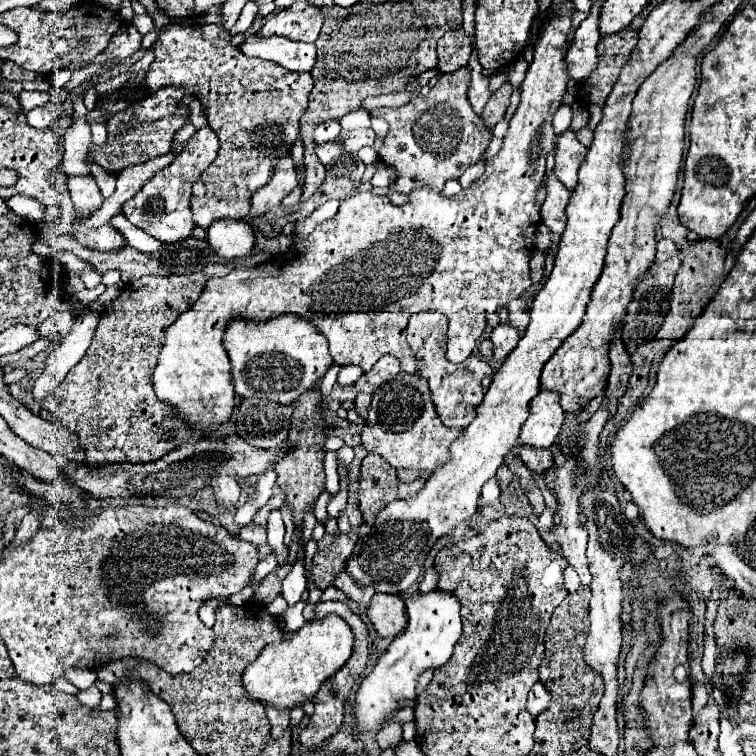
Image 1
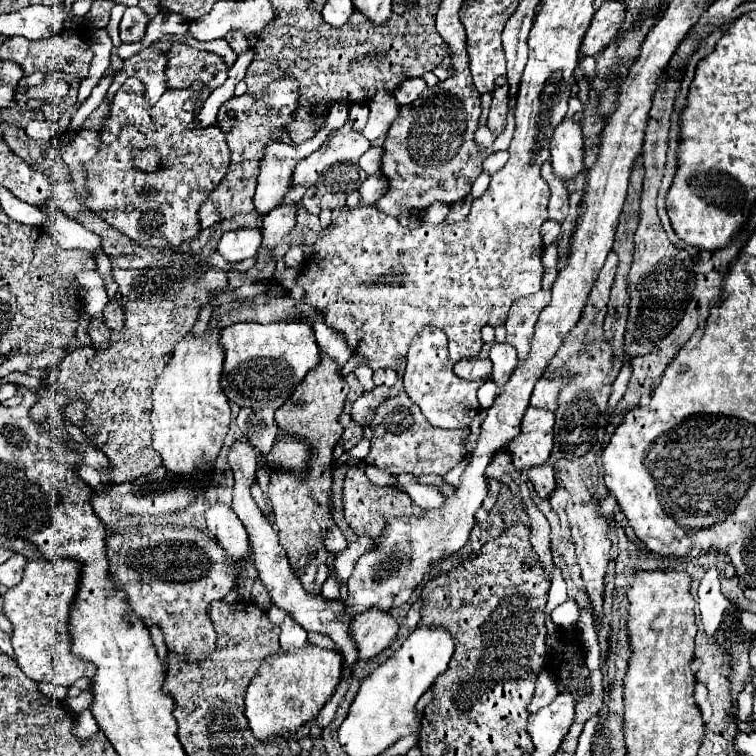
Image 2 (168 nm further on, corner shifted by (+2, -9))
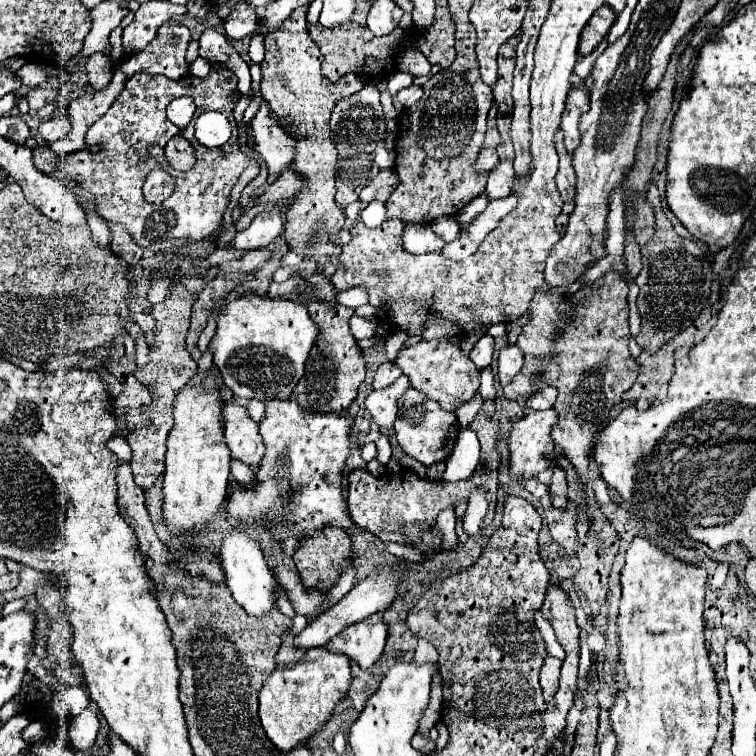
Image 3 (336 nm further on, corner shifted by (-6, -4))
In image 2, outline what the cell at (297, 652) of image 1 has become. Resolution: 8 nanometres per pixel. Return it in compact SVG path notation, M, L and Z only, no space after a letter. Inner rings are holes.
M310 643L302 649L290 649L266 657L256 677L250 681L244 699L244 715L252 733L260 741L266 741L272 735L292 733L312 721L322 705L334 695L342 677L342 663L342 653Z

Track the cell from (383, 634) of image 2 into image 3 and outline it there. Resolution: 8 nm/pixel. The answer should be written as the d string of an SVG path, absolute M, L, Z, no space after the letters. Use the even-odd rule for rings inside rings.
M374 618L362 620L342 630L326 644L326 650L348 656L360 668L370 668L380 658L384 644L386 644L386 624L380 618Z

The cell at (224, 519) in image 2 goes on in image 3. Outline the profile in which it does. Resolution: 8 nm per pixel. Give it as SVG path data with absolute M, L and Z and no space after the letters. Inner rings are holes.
M232 528L224 536L224 544L220 548L220 564L222 564L224 576L226 576L226 586L228 586L228 590L232 594L232 598L250 616L260 618L260 616L270 614L270 610L276 608L276 600L274 600L276 578L270 572L270 568L266 566L266 560L264 560L262 552L260 552L258 542L250 540L246 528Z

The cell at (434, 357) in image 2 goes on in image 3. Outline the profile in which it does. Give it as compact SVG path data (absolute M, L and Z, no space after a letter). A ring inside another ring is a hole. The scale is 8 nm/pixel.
M446 338L420 340L418 344L400 348L394 364L402 370L402 374L410 378L410 384L416 390L440 402L440 406L448 412L454 412L460 404L468 402L480 386L480 372L474 362L462 354L460 346L450 344Z

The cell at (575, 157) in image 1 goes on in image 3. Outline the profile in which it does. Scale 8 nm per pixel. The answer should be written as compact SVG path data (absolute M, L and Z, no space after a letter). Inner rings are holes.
M582 80L580 86L572 86L568 92L568 100L566 100L566 108L562 114L562 124L560 128L564 130L564 142L566 142L566 150L572 154L572 150L578 148L580 142L580 132L578 132L578 122L580 116L588 110L588 88L586 82Z

